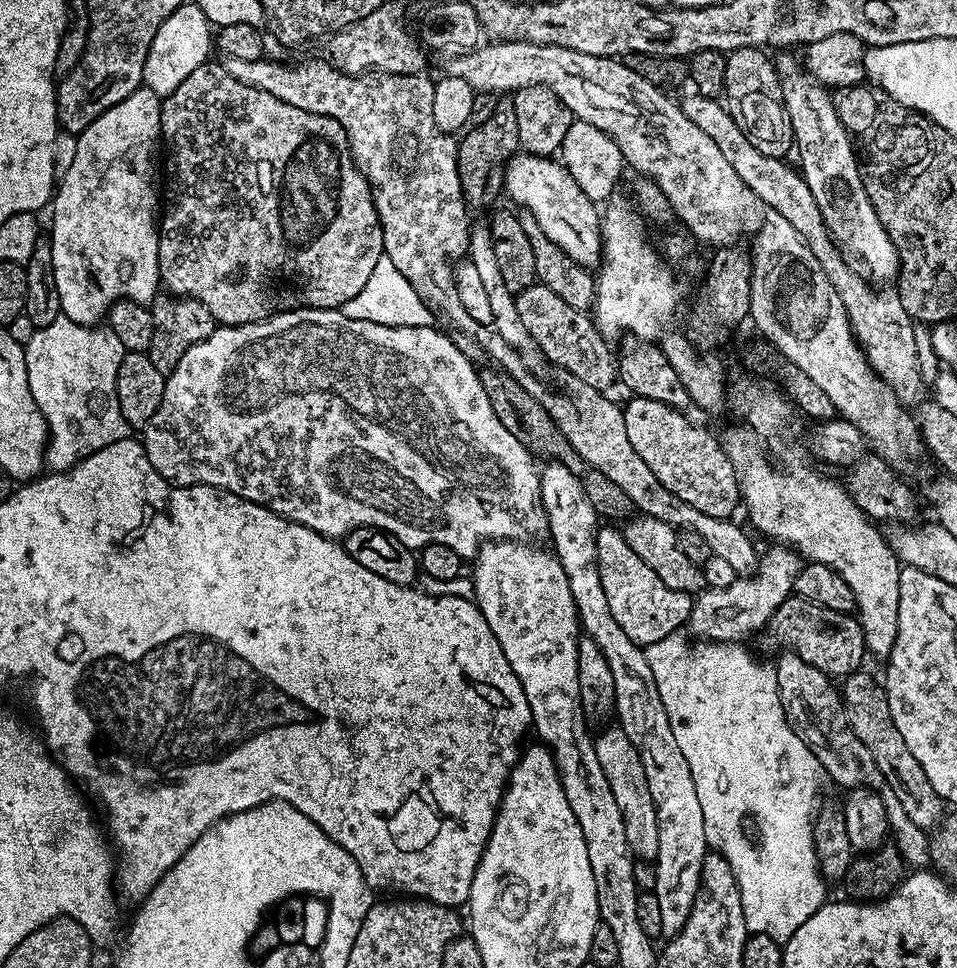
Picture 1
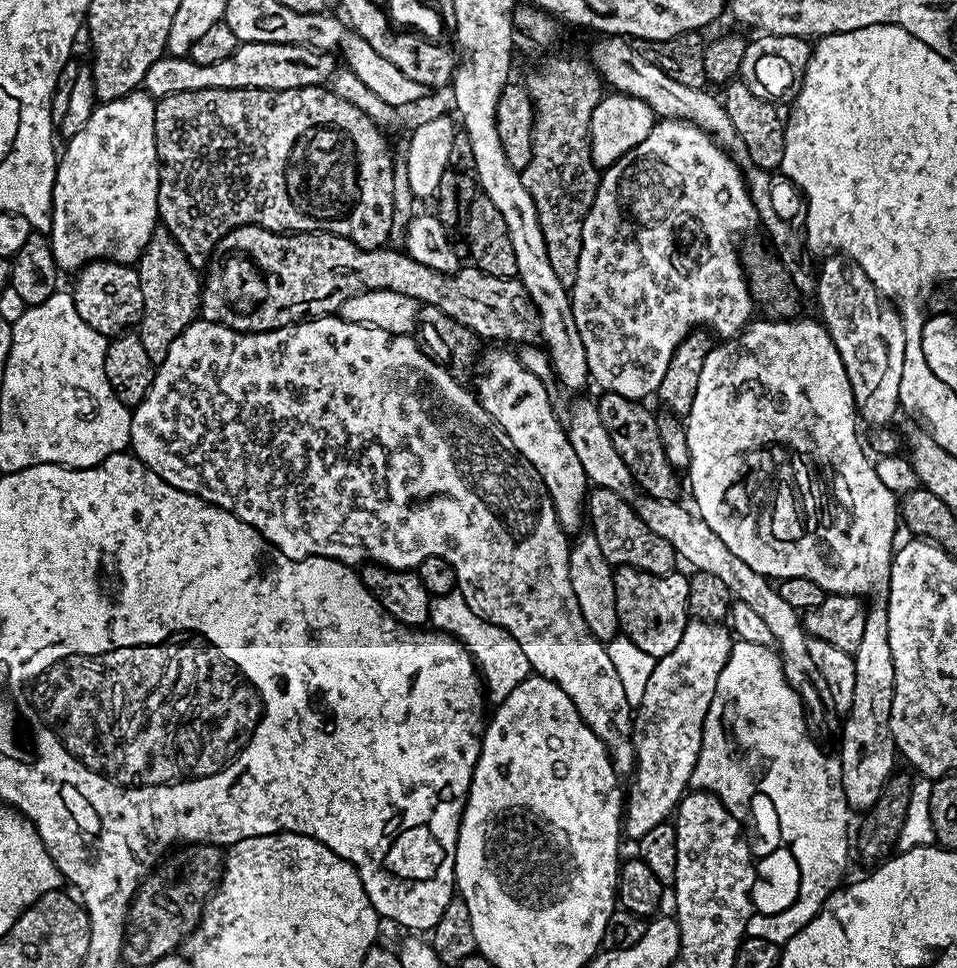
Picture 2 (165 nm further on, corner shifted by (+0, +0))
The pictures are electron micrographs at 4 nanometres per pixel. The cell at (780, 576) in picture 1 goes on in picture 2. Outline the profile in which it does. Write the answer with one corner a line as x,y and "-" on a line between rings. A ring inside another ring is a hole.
689,619
686,630
682,630
682,639
678,641
678,646
674,646
674,650
670,654
659,657
654,666
654,674
650,674
650,682
646,682
646,694
642,694
642,702
640,707
634,712
634,727
632,730
632,745
636,748
636,766
631,773
632,785
626,788
626,807
622,813
622,832
625,837
628,836
632,842
639,842
642,834
646,834
650,830
654,830
654,826
665,823
675,813
677,804
684,795
689,791
692,782
692,771
698,762
698,754
702,746
702,730
706,722
706,714
710,710
710,702
714,698
714,690
718,686
718,674
722,674
722,666
726,666
728,655
732,653
732,645
734,636
731,631
723,623
712,623
706,620

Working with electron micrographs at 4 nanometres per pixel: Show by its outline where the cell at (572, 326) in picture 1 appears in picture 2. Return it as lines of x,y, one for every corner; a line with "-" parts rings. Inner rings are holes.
247,224
235,228
216,243
202,282
210,282
212,276
218,276
218,264
222,266
220,288
224,290
224,294
212,298
226,300
222,310
230,312
230,316
226,318
232,318
229,329
235,332
257,331
266,334
275,328
299,324
301,320
339,313
342,302
346,302
346,298
354,298
360,292
387,290
404,294
421,305
438,307
485,341
508,338
514,342
522,340
521,343
532,344
539,339
540,315
519,277
504,279
497,275
486,275
473,264
465,265
466,268
459,267
454,273
442,274
416,262
405,251
390,249
359,248
354,242
329,232
271,232
257,224

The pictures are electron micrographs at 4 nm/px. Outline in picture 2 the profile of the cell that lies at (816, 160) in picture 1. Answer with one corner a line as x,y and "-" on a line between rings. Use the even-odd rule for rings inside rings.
832,254
821,264
824,265
818,268
814,293
820,307
818,316
842,358
842,366
846,366
857,417
863,423
865,420
864,424
868,426
891,425
900,408
906,358
906,332
902,318
895,307
885,303
864,271
847,256

